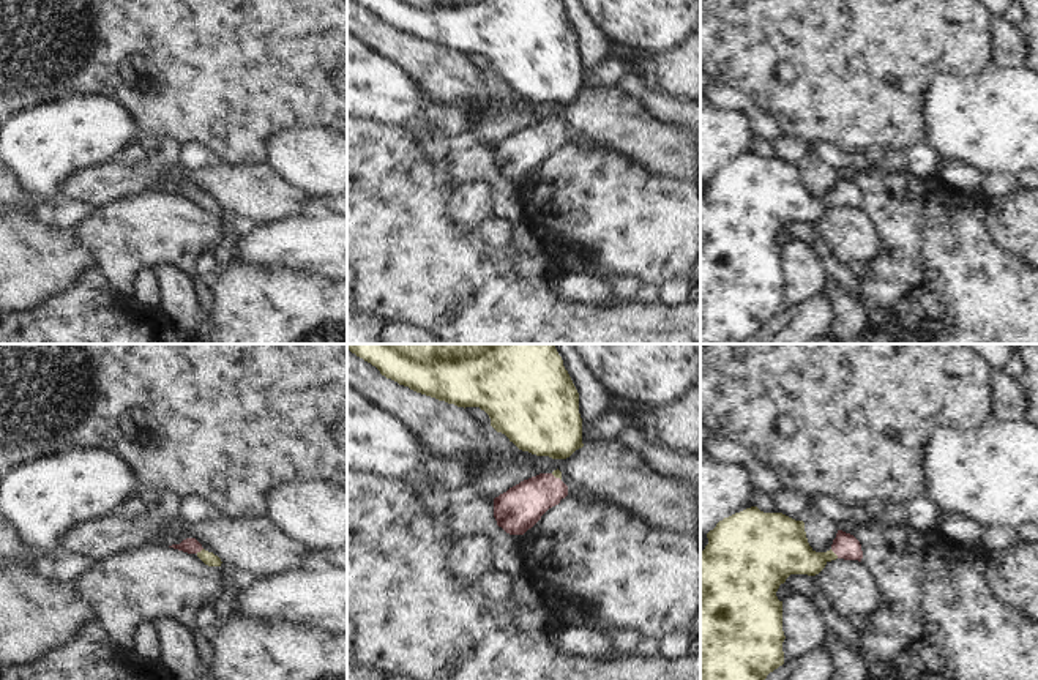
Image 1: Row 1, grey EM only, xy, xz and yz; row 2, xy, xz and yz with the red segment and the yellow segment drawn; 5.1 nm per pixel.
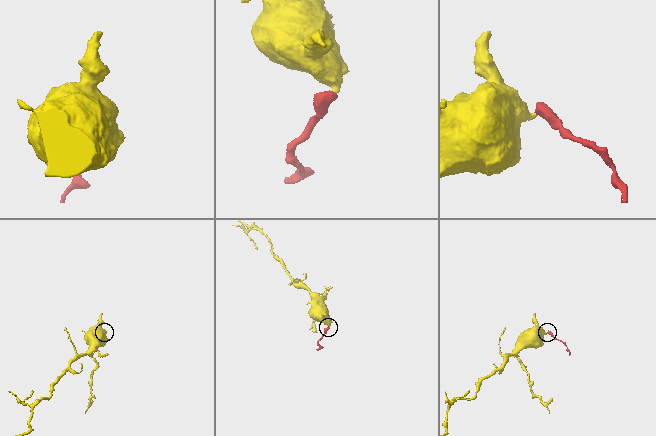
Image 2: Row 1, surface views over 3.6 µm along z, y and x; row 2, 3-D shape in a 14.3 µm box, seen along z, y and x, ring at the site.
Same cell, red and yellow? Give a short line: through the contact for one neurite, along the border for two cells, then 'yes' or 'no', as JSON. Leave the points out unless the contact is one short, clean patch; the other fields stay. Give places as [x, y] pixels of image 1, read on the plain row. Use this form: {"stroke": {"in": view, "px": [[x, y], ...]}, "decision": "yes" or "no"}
{"stroke": {"in": "yz", "px": [[846, 193], [835, 199], [797, 204], [786, 198]]}, "decision": "yes"}

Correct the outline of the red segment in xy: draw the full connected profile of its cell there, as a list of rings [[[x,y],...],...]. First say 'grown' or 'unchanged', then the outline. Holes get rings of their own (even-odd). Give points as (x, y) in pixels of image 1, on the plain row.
grown | [[[186,185],[180,191],[172,191],[169,194],[178,196],[188,200],[196,200],[208,213],[221,213],[222,210],[218,202],[205,197],[196,185]]]

